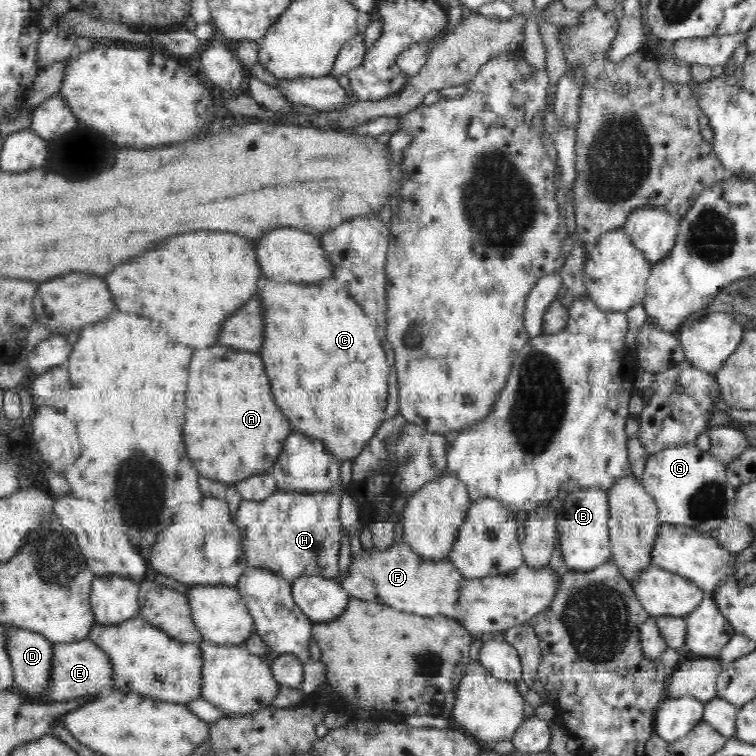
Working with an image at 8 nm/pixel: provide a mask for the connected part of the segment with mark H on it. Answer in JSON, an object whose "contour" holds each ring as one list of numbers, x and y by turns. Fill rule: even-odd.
{"contour":[[277,490,261,501,244,499,233,520,241,532,244,560,250,568,271,570,290,582,304,576,335,579,339,575,340,491,300,493]]}

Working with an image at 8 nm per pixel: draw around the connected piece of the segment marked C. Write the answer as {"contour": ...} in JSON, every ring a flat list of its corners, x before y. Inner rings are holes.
{"contour":[[266,277,260,281,260,292,255,292,265,302,265,310,268,308,268,340,264,340,264,348,259,350,259,355,264,356,264,364,268,364,268,378,272,384,272,394,276,398,278,408,282,414,290,420,293,433,304,435,320,443,329,456,335,458,335,462,342,464,344,460,358,458,360,452,367,447,367,444,376,436,379,426,384,422,386,416,386,405,388,396,389,366,386,362,386,352,382,350,378,342,378,334,372,326,372,320,364,314,364,310,354,301,351,294,342,286,337,278,328,282,316,283,312,286,295,286,292,283,277,283]]}

